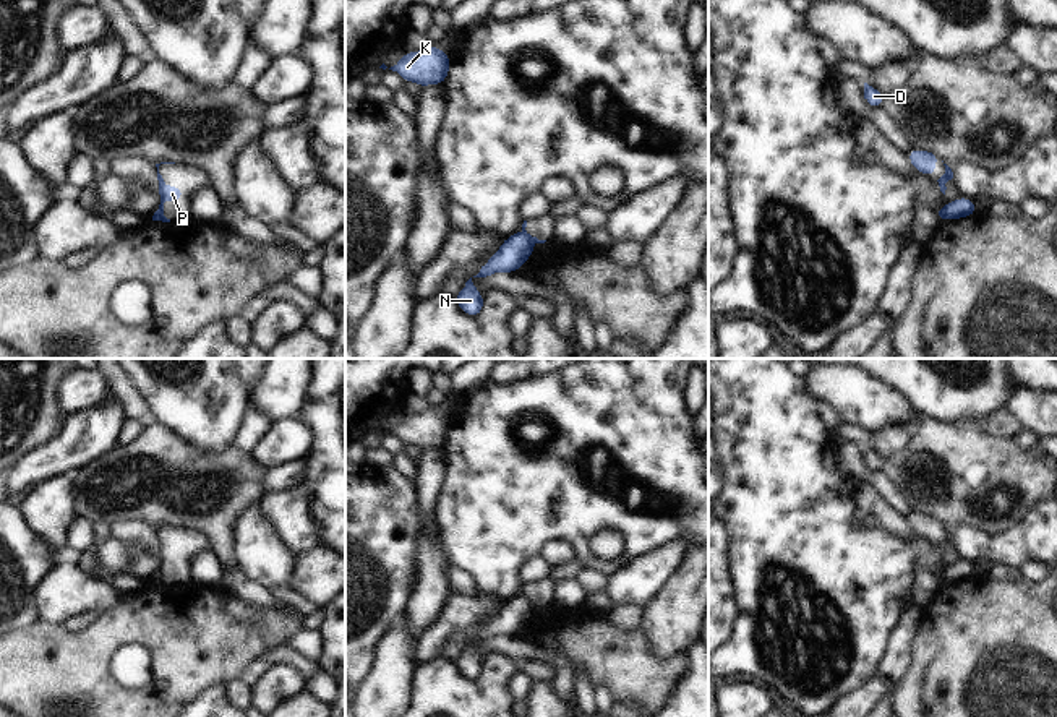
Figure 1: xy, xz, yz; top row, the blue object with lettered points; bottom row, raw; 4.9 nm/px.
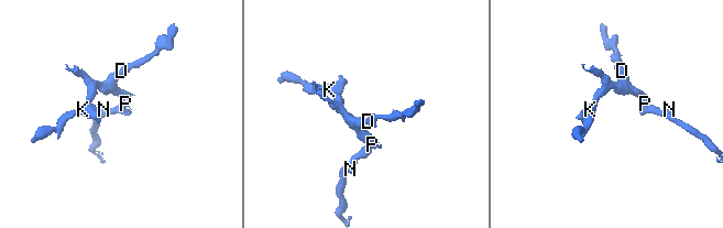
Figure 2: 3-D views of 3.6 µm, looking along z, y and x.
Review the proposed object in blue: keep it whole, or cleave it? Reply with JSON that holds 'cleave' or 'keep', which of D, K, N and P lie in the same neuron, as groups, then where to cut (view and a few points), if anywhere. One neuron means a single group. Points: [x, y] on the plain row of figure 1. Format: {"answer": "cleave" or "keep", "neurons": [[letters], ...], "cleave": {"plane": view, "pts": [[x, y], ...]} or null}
{"answer": "cleave", "neurons": [["D", "K", "P"], ["N"]], "cleave": {"plane": "xz", "pts": [[521, 594], [534, 605]]}}

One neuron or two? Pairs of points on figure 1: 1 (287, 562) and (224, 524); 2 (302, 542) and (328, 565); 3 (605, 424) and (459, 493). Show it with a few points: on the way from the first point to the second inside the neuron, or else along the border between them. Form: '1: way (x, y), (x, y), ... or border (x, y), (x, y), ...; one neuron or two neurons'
1: border (260, 502), (240, 519), (237, 531), (237, 566); two neurons
2: border (325, 544), (300, 555); two neurons
3: way (569, 455), (532, 461), (500, 493), (495, 493); one neuron

